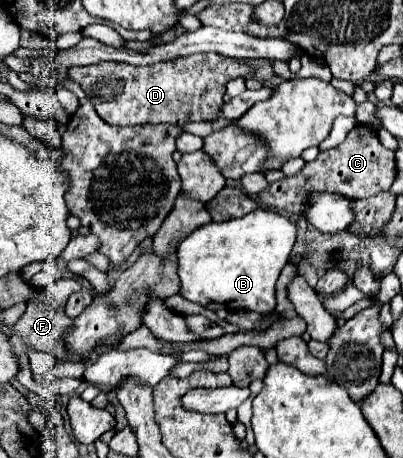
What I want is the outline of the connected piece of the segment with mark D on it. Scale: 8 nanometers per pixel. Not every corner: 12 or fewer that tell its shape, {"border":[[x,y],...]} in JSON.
{"border":[[215,52],[69,68],[113,126],[207,122],[255,68]]}

